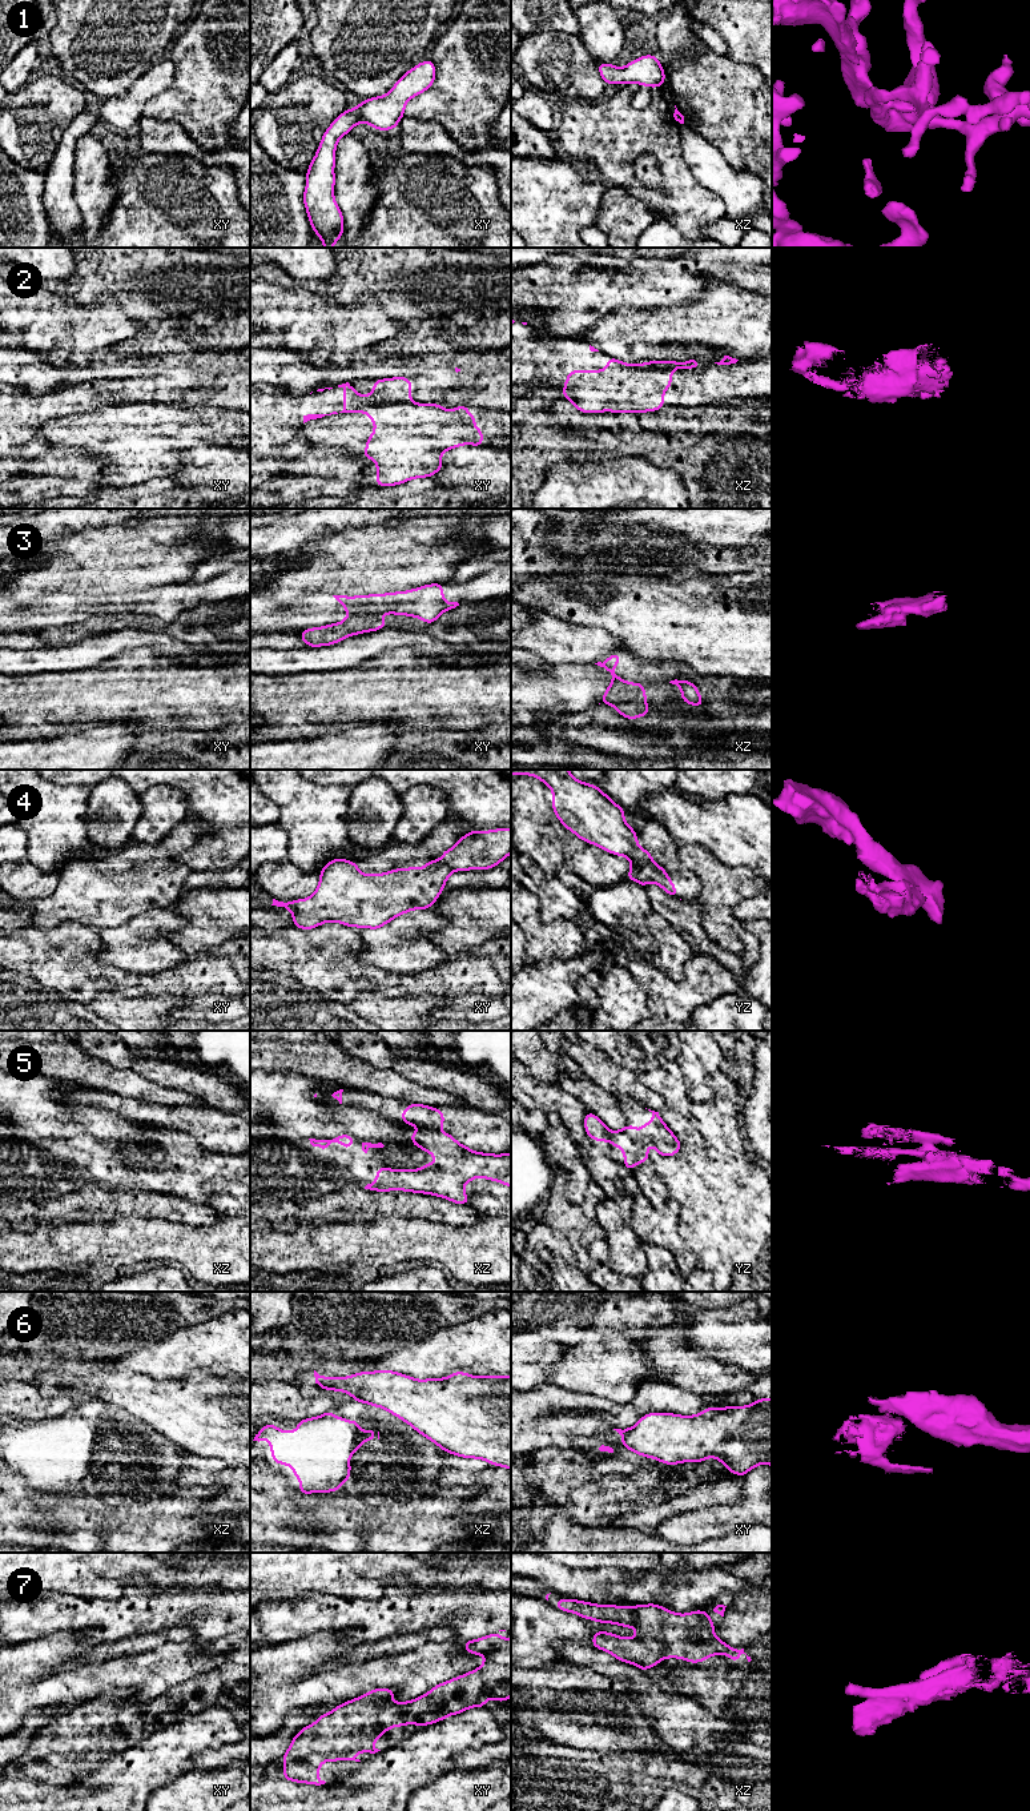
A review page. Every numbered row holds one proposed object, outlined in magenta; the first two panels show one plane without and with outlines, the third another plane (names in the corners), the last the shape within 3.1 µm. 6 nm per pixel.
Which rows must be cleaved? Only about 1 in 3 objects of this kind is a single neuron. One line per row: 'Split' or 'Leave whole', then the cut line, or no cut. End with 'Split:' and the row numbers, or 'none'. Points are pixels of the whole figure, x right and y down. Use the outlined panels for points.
1: Leave whole. No split
2: Split. Split along xy (410, 401), (366, 405), (357, 410)
3: Split. Split along xy (378, 614), (353, 614), (346, 619)
4: Split. Split along yz (632, 862), (651, 863), (666, 874)
5: Split. Split along xz (421, 1127), (437, 1129)
6: Split. Split along xz (354, 1396), (363, 1401)
7: Leave whole. No split
Split: 2, 3, 4, 5, 6

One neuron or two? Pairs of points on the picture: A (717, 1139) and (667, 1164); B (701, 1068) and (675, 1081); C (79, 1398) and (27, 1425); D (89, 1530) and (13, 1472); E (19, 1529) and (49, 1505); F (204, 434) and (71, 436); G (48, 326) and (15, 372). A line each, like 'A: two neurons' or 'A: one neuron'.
A: one neuron
B: two neurons
C: two neurons
D: two neurons
E: one neuron
F: one neuron
G: two neurons

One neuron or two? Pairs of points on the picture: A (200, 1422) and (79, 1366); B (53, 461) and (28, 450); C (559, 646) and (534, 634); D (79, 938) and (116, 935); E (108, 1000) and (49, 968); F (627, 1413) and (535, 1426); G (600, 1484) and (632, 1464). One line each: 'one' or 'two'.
A: one
B: two
C: one
D: two
E: two
F: one
G: two

